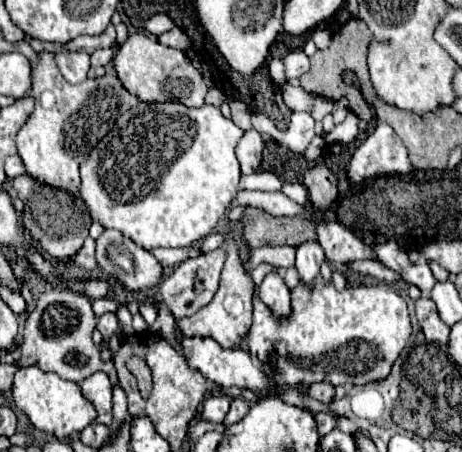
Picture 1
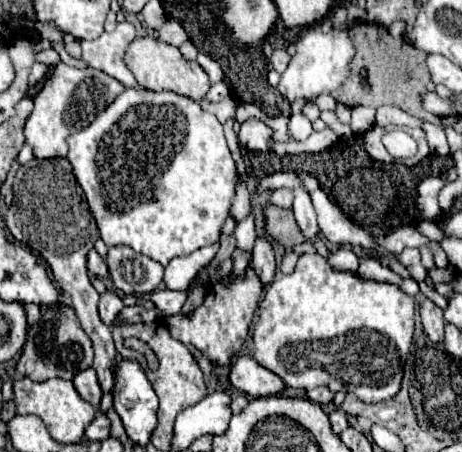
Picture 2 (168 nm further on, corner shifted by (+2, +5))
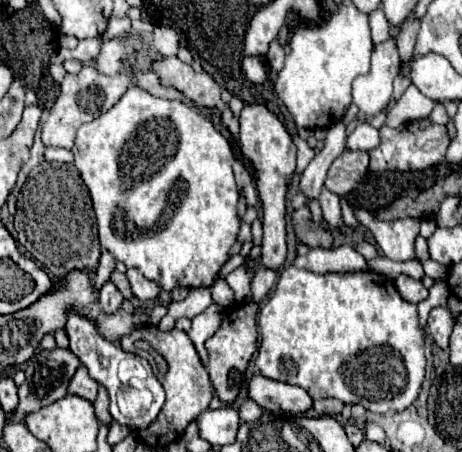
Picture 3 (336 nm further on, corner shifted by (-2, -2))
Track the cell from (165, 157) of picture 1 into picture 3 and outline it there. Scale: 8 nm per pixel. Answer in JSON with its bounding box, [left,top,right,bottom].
[72,84,242,292]

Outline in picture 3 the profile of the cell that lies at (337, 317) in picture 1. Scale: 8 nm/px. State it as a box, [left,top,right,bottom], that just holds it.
[256,266,426,414]

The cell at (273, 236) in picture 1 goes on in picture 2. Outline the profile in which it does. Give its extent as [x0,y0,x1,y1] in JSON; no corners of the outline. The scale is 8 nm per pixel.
[264,205,304,247]

